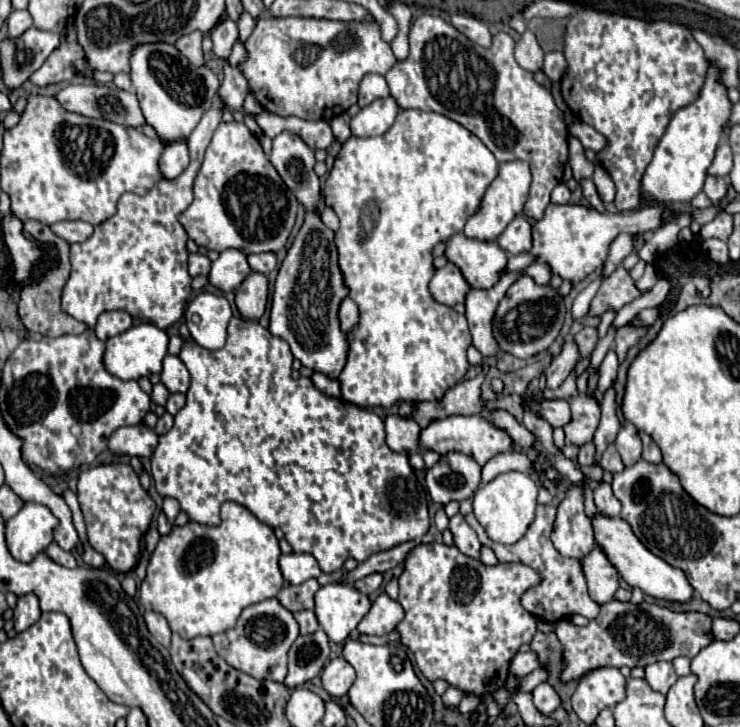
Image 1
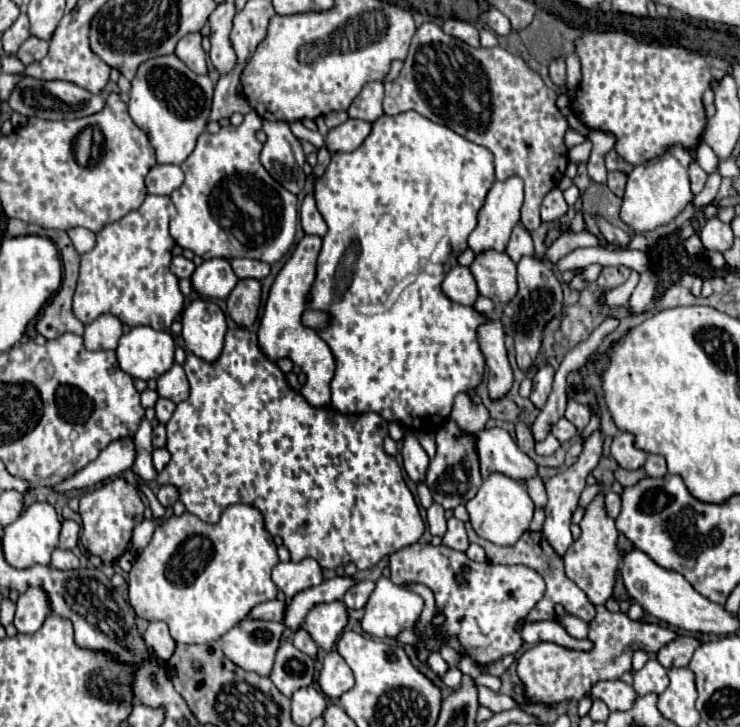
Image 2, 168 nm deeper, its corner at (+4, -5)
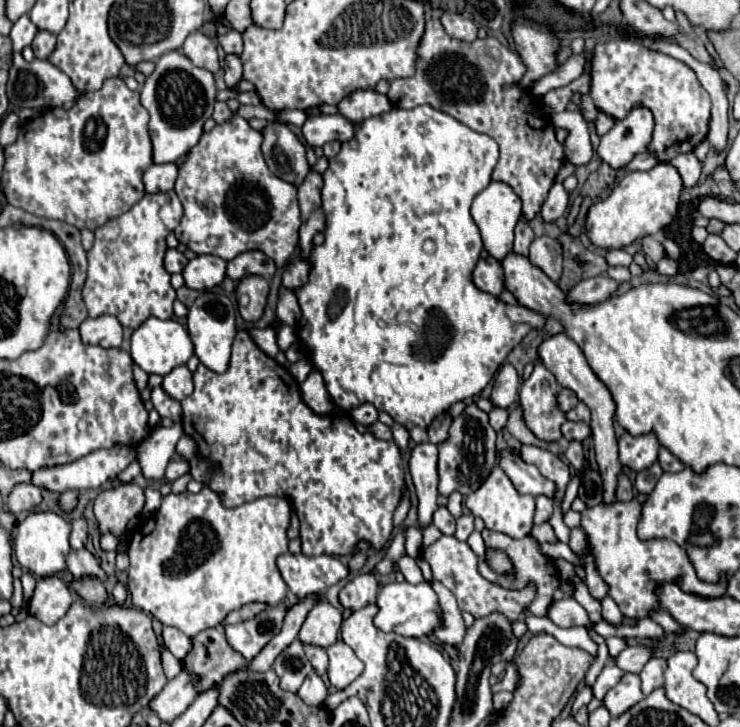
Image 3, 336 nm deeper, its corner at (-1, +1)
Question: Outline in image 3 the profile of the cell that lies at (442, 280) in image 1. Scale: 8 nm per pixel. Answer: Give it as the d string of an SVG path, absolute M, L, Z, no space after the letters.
M494 257L480 259L476 267L472 269L472 281L478 289L490 293L490 295L500 295L502 287L502 267Z

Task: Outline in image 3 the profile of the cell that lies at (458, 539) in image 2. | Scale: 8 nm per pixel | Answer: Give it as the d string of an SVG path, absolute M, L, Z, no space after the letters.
M462 515L462 517L458 519L454 537L456 537L458 541L466 541L472 531L474 531L474 517L472 517L472 515Z

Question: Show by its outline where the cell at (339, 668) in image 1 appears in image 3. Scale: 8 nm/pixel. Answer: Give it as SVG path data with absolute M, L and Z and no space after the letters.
M338 639L332 647L328 647L328 657L330 657L328 679L336 689L348 687L364 671L364 663L342 639Z

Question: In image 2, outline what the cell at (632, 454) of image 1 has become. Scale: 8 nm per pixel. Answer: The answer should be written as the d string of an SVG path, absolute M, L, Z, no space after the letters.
M617 431L613 437L611 455L623 469L639 469L639 467L643 467L643 463L647 459L645 451L633 447L633 435L623 433L623 431Z

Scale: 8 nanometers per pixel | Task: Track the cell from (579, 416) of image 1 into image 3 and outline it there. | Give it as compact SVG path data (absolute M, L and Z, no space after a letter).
M578 403L574 409L570 409L570 411L566 413L566 417L568 417L570 421L584 421L584 423L590 423L590 409L586 409L586 405Z

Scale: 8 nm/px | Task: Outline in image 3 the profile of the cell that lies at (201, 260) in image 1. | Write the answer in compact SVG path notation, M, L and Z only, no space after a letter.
M168 249L166 251L164 267L166 267L168 273L180 273L186 267L186 263L188 263L188 259L180 251L176 251L176 249Z

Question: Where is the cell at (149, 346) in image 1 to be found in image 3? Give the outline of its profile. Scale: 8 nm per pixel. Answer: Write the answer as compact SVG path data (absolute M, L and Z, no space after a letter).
M148 317L138 329L134 329L130 337L130 353L132 359L138 367L142 367L146 373L156 373L156 375L168 375L174 367L186 365L190 355L194 353L194 345L190 341L188 331L176 321L176 319L156 319Z

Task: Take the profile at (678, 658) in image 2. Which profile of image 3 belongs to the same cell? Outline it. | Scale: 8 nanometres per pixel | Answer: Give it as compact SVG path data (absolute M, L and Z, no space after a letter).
M634 645L634 647L626 647L616 659L614 663L628 671L628 673L640 673L642 667L646 665L646 661L652 657L652 649L646 645Z

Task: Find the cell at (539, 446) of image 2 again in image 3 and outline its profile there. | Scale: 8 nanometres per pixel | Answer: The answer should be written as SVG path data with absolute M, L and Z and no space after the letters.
M536 363L532 375L520 387L520 407L524 409L524 421L528 429L540 441L558 441L562 437L560 425L566 421L564 413L556 409L556 393L560 385L556 377Z

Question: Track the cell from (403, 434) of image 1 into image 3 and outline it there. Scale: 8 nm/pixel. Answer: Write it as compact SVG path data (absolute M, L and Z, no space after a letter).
M420 443L412 449L410 455L410 475L416 485L418 495L418 519L424 527L432 521L432 513L438 509L436 497L438 497L438 447L434 443Z

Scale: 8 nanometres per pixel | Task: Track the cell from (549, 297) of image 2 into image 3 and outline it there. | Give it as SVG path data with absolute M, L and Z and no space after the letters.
M536 237L530 245L530 263L542 269L552 281L558 281L562 275L562 247L552 237Z

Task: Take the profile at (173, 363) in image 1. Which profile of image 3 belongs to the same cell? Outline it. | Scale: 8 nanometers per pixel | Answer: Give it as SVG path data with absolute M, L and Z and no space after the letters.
M180 365L180 367L174 367L166 377L164 377L164 383L162 383L162 389L174 397L174 399L184 399L188 397L192 391L194 391L194 385L192 385L192 373L188 371L186 365Z

